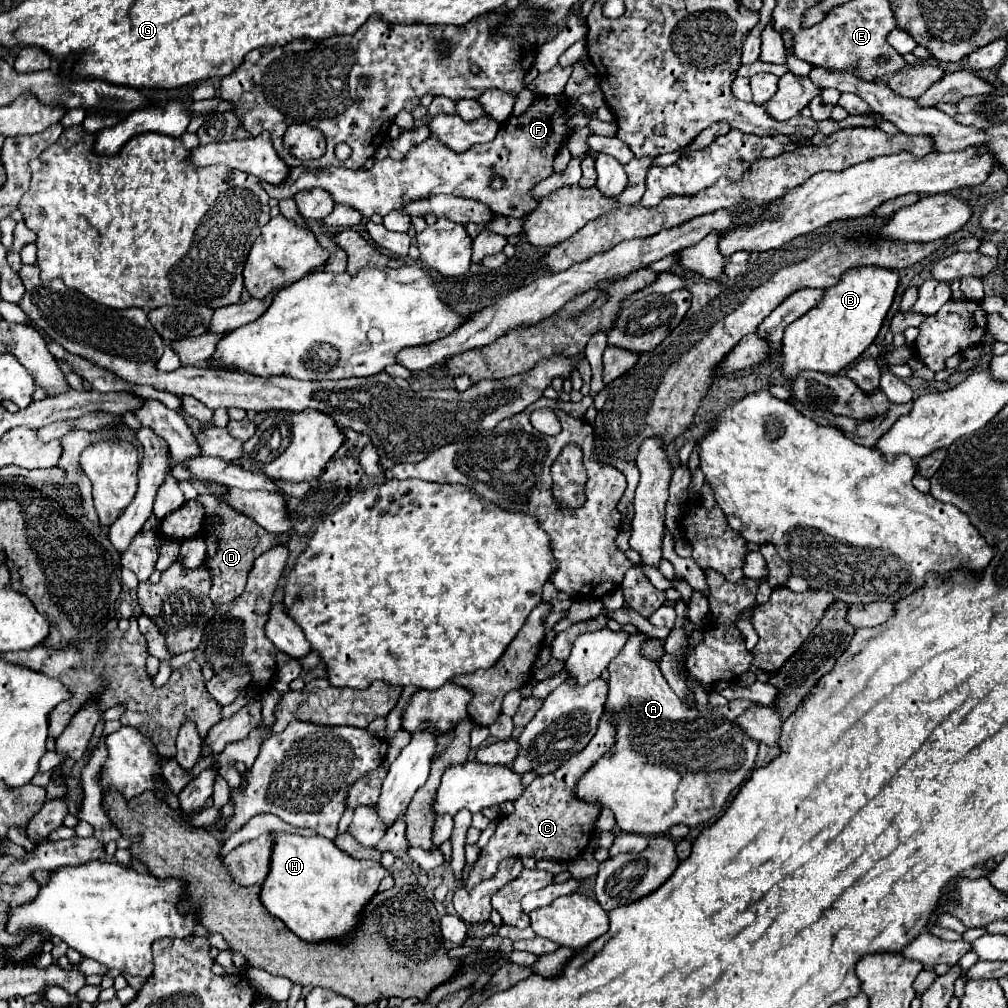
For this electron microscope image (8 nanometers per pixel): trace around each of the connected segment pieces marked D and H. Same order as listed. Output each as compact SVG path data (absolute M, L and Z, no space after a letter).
M228 505L220 507L220 517L222 517L222 525L218 525L218 533L216 531L206 533L208 555L206 555L206 561L204 561L206 567L210 569L212 583L214 583L212 589L210 589L210 599L216 605L230 603L236 597L240 597L244 587L246 587L246 575L250 573L254 559L258 555L262 555L264 551L268 551L270 547L280 543L276 535L262 531L262 527L258 527L250 517L230 509Z
M272 833L274 851L270 873L262 885L260 899L264 907L286 923L306 943L350 941L360 931L362 909L376 895L380 881L388 871L372 861L358 861L340 851L334 841L320 835L302 837L290 833Z

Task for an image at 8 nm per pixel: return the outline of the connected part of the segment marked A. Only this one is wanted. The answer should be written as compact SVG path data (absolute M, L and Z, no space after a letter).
M642 633L630 635L626 647L608 665L610 693L606 709L612 709L616 713L618 743L610 751L610 761L600 759L578 781L576 791L578 797L590 803L610 807L616 815L618 827L624 833L660 835L680 823L688 827L700 827L716 817L732 791L748 777L748 773L752 773L758 753L758 741L748 737L736 721L730 721L718 713L714 715L710 711L686 707L662 677L660 667L654 667L650 659L642 659L642 655L638 655L638 643L642 643L642 639L648 637Z

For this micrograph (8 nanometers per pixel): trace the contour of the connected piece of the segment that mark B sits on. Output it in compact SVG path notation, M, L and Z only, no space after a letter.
M874 265L848 269L834 287L824 289L824 301L786 327L782 341L782 373L788 379L798 377L800 371L834 375L858 359L862 351L876 339L894 301L898 283L900 275L894 269Z

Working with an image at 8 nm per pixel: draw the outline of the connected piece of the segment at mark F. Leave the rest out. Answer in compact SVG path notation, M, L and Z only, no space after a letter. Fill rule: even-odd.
M558 95L558 97L536 97L532 101L532 105L526 109L526 113L522 113L520 117L510 117L508 121L504 121L500 125L498 137L490 143L482 143L482 145L474 145L470 147L466 153L454 153L452 149L448 149L442 141L438 141L436 137L428 137L424 143L418 143L416 147L412 147L404 159L400 161L392 161L390 157L376 161L372 169L368 171L354 171L354 169L346 169L346 167L324 167L324 169L304 169L302 167L294 167L288 175L288 179L282 185L264 185L268 195L274 199L290 199L296 193L304 191L304 189L314 189L314 187L322 187L326 189L336 203L346 203L358 211L362 211L364 217L372 217L374 213L380 213L382 217L388 215L390 211L396 211L400 207L406 207L410 201L418 201L418 199L428 199L430 195L440 195L440 193L450 193L450 195L458 195L458 197L468 197L480 203L486 203L496 215L504 215L504 217L526 217L530 215L536 207L538 207L538 199L532 195L532 187L544 179L548 179L552 175L552 161L556 157L556 149L560 149L566 143L566 137L570 133L568 127L568 111L570 101L566 101L566 95ZM492 177L502 177L504 179L504 187L502 191L492 191L490 181Z

